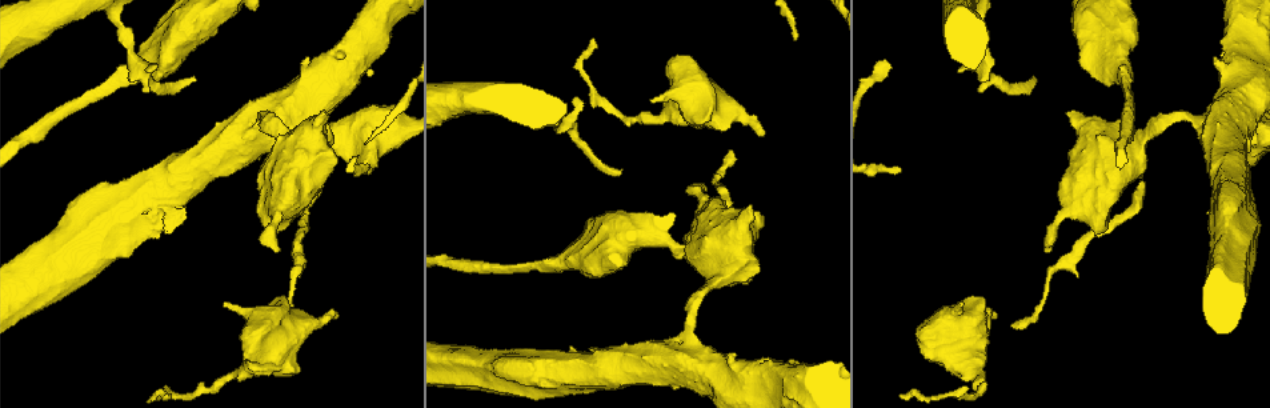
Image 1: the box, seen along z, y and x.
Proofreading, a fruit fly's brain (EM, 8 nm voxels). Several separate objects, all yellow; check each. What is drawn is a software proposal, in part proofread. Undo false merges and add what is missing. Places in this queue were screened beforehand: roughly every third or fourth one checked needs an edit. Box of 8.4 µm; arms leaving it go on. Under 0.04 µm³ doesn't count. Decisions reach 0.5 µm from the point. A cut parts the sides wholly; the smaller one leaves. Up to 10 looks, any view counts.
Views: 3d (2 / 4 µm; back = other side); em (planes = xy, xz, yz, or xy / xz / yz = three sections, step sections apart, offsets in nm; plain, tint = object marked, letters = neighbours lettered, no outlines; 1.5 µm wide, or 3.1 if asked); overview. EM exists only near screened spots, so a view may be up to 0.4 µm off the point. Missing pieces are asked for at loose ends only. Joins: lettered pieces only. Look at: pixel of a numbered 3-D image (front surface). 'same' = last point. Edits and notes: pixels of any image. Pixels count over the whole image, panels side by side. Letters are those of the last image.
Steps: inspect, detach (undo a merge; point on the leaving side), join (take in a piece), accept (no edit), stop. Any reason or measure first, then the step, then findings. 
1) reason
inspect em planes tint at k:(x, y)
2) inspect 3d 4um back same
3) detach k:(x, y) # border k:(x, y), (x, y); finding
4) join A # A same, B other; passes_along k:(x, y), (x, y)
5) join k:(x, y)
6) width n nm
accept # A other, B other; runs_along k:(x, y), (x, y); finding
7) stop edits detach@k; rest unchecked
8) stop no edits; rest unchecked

thick turns thin
inspect em yz step 4 tint at 1:(226, 381)

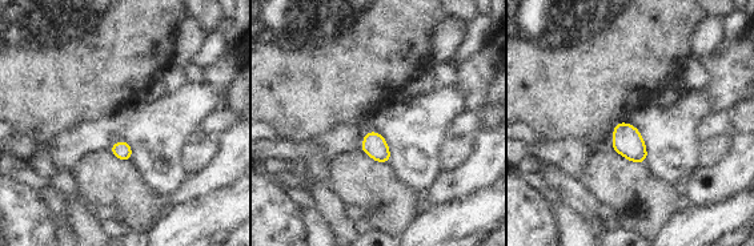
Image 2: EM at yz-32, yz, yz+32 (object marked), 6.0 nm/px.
inspect em planes letters same

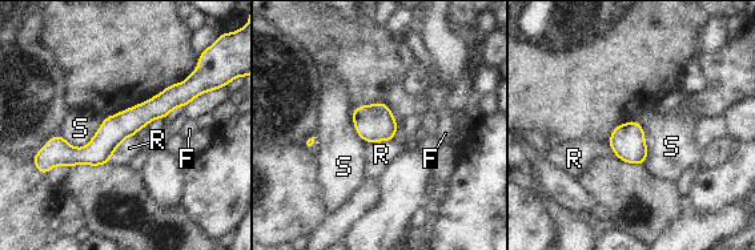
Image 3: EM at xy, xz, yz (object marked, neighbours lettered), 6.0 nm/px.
width 170 nm
accept # F other, R other, S other; border 3:(133, 134), (117, 146), (108, 162); all the same neuron

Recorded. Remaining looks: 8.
branch stops here
inspect 3d 4um at 1:(760, 136)

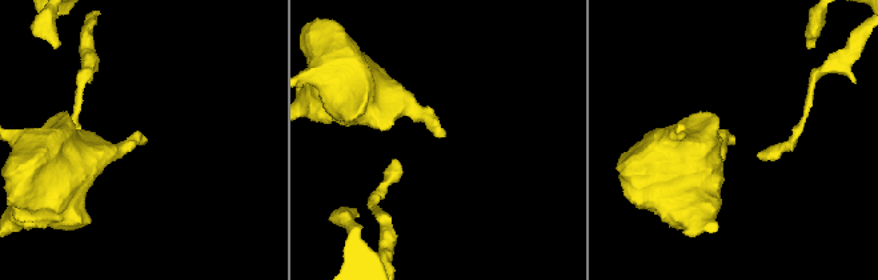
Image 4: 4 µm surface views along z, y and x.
shape alone is not enough
inspect em planes plain at 4:(445, 135)

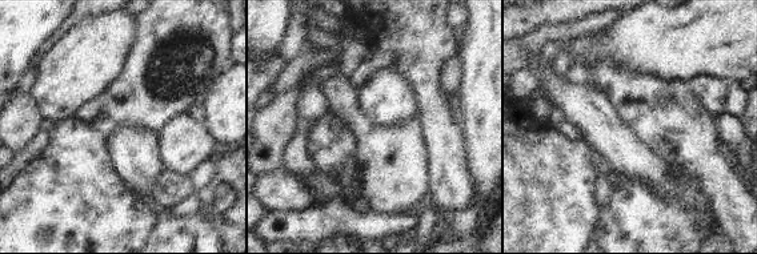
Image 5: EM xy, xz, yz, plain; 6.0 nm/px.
see the neighbours
inspect em planes letters same

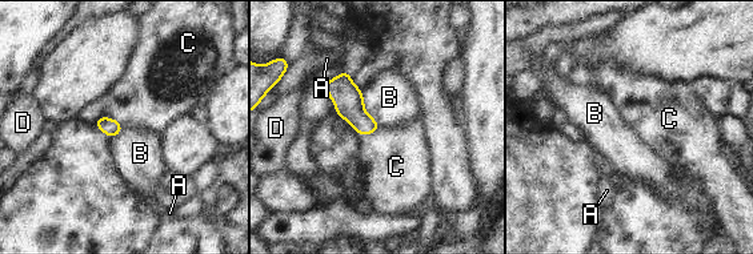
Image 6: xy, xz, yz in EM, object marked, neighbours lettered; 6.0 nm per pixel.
join C # A other, B other, C same, D other; passes_along 6:(112, 128), (113, 120), (148, 97); it goes on there

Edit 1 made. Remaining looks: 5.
see it whole again
inspect overview

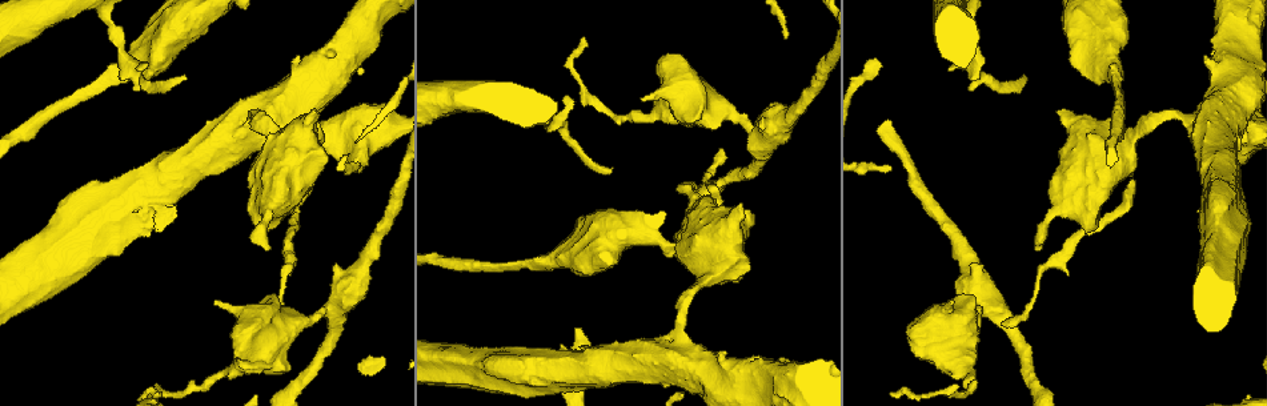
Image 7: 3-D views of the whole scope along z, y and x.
thick turns thin
inspect em xz step 4 letters at 7:(1193, 121)

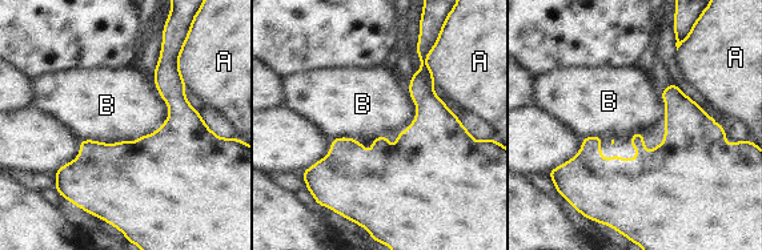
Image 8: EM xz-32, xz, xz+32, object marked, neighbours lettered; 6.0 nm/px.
width 70 nm
accept # A other, B other; border 8:(152, 76), (169, 115), (136, 138); all the same neuron

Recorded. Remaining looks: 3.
stop edits join@6; rest unchecked

